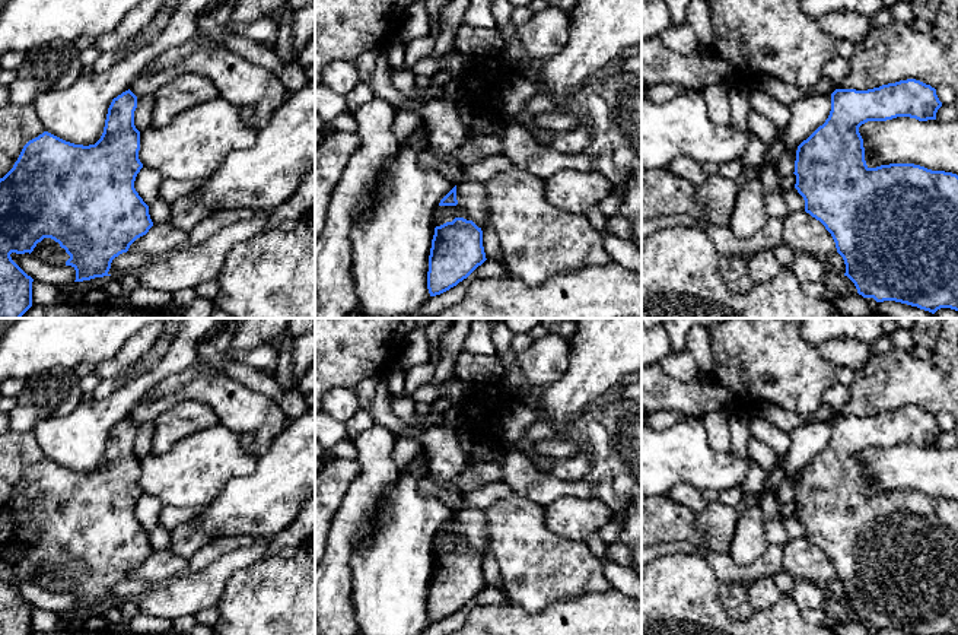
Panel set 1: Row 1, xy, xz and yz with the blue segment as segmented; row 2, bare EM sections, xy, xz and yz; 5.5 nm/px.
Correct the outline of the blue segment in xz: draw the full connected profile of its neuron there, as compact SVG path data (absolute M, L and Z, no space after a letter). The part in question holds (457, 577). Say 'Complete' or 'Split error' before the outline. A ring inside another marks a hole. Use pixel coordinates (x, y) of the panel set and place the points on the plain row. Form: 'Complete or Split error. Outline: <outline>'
Complete. Outline: M455 544L436 553L427 599L430 623L456 613L486 587L483 558L472 547Z

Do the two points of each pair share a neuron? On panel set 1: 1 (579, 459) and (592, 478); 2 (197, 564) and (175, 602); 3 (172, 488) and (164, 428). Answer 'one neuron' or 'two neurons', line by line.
1: two neurons
2: two neurons
3: two neurons

